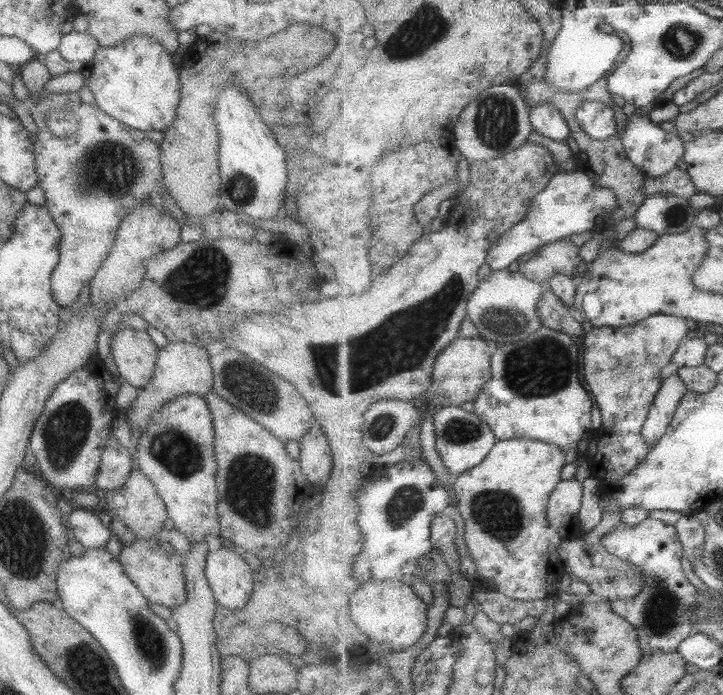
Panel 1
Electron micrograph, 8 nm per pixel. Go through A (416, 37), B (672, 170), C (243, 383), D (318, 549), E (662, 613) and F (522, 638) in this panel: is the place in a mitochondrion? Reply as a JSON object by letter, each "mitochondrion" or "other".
{"A":"mitochondrion","B":"other","C":"mitochondrion","D":"other","E":"mitochondrion","F":"other"}

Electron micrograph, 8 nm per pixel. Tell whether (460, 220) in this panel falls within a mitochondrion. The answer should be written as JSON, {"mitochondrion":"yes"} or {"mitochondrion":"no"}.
{"mitochondrion":"no"}

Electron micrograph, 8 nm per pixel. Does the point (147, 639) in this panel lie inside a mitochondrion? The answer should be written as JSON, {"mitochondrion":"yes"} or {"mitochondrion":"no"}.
{"mitochondrion":"yes"}

